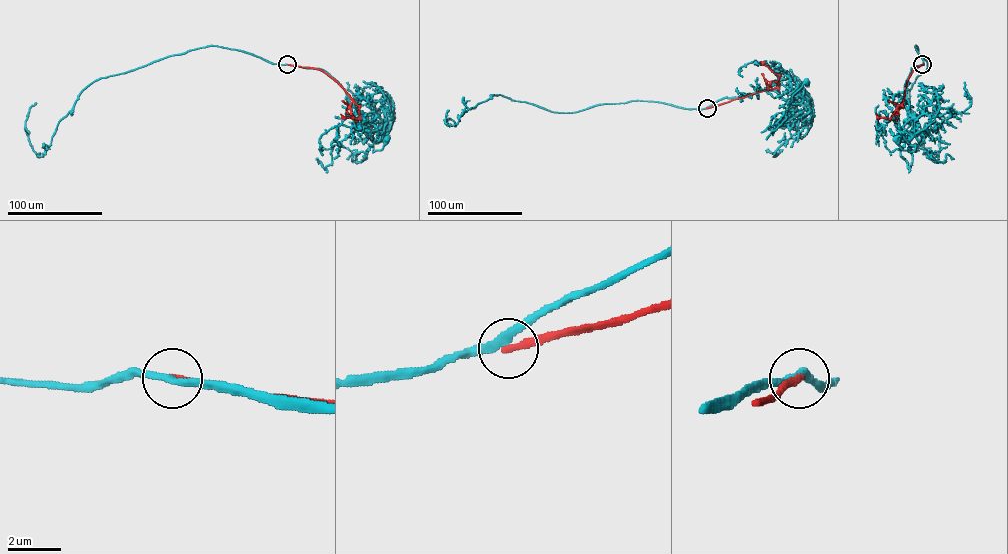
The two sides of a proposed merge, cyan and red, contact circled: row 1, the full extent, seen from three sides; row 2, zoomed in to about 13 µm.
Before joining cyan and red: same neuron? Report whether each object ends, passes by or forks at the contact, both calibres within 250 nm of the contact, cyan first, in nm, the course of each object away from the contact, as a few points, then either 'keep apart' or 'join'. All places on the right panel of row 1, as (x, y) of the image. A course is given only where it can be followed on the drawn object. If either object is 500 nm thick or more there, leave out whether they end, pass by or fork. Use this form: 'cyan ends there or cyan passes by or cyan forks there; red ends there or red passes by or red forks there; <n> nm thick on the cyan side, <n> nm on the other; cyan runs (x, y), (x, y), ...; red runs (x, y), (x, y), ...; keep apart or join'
cyan passes by; red ends there; 280 nm thick on the cyan side, 260 nm on the other; cyan runs (922, 64), (912, 68), (904, 91), (905, 107), (914, 129), (908, 142), (915, 149), (903, 150), (896, 139); red runs (922, 64), (912, 70), (903, 103), (892, 116), (887, 119), (876, 114); keep apart

